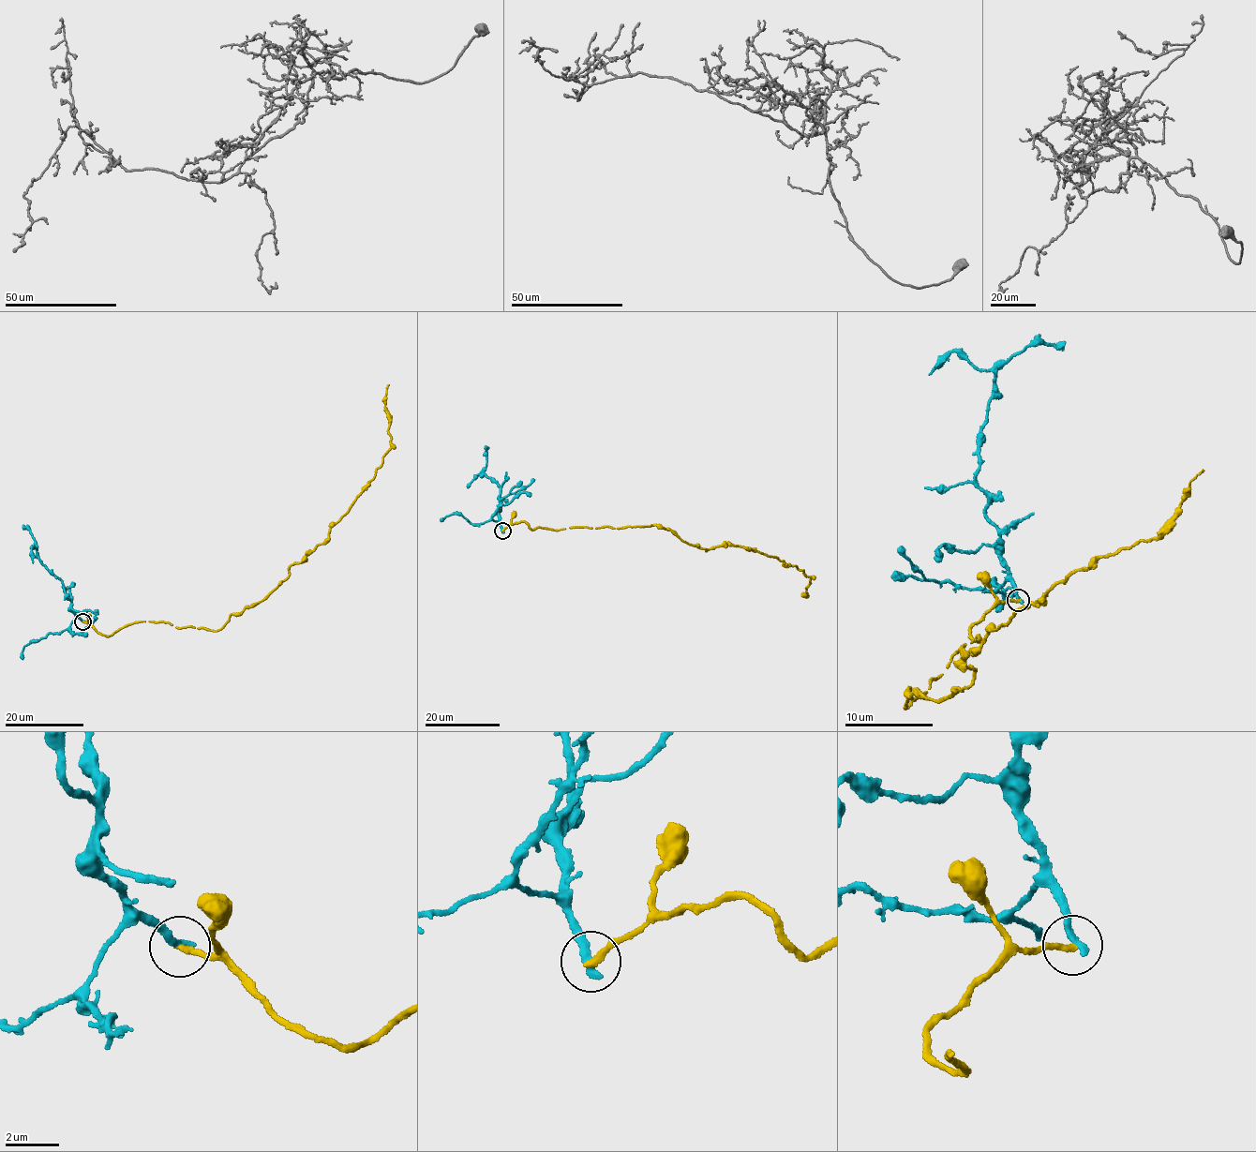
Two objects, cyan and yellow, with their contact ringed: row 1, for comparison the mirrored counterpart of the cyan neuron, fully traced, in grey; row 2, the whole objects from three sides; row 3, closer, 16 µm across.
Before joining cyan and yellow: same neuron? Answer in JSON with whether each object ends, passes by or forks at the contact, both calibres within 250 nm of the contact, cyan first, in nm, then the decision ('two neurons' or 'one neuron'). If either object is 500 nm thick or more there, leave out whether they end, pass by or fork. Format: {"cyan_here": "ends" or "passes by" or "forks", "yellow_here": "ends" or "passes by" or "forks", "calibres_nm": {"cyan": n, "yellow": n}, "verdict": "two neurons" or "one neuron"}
{"cyan_here": "ends", "yellow_here": "ends", "calibres_nm": {"cyan": 320, "yellow": 260}, "verdict": "two neurons"}

